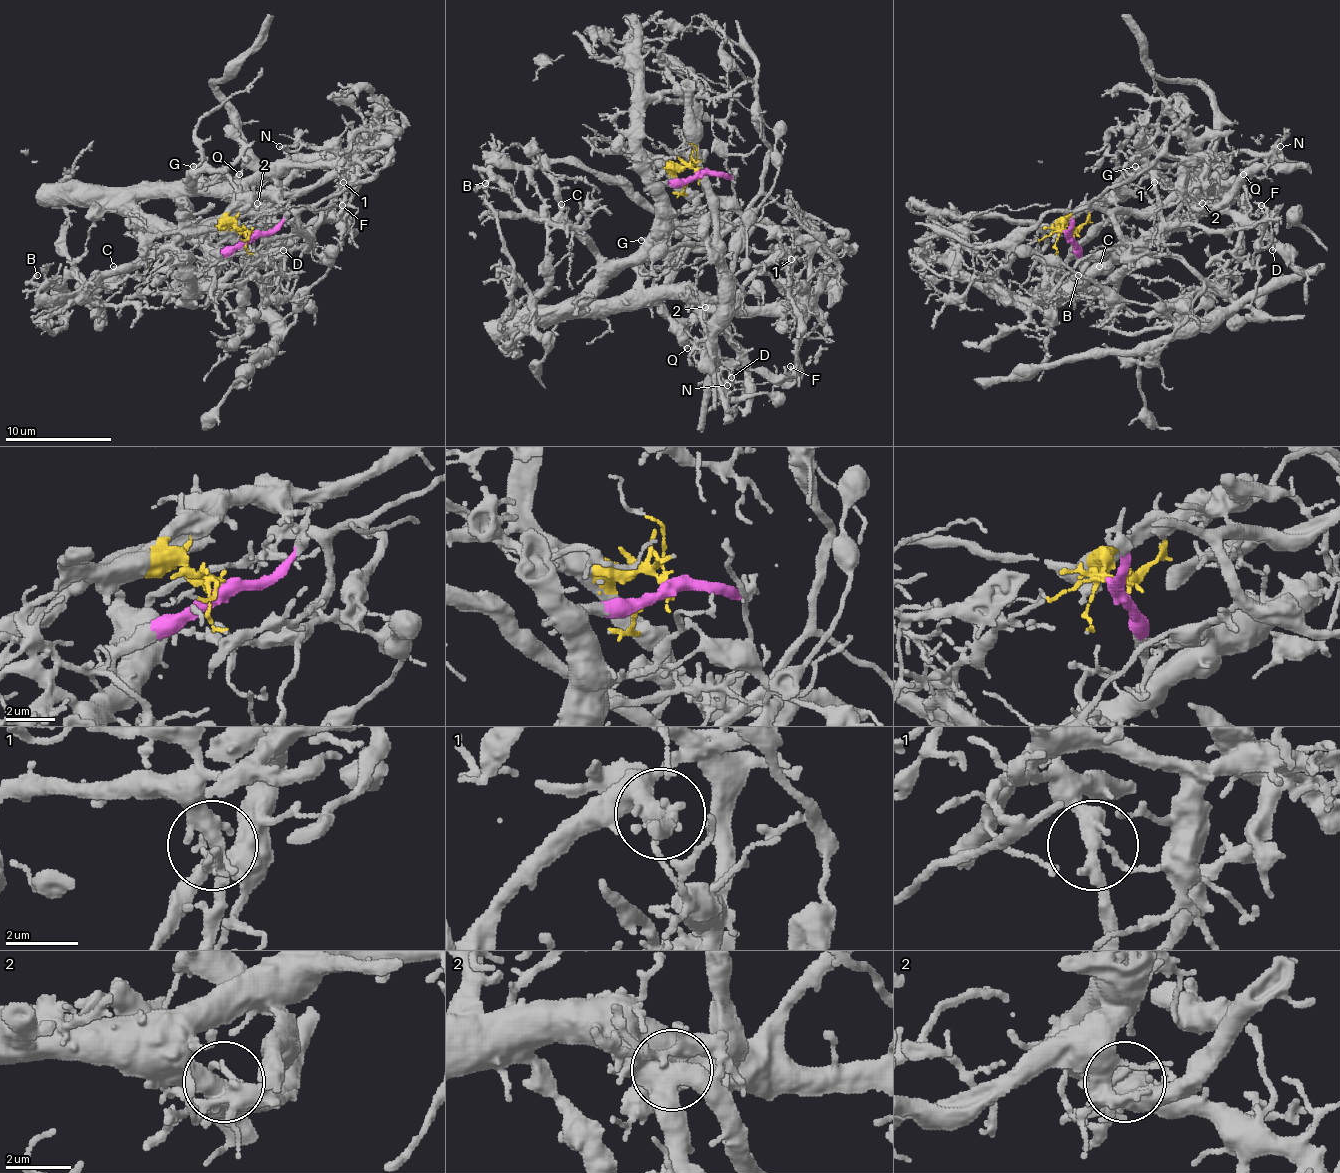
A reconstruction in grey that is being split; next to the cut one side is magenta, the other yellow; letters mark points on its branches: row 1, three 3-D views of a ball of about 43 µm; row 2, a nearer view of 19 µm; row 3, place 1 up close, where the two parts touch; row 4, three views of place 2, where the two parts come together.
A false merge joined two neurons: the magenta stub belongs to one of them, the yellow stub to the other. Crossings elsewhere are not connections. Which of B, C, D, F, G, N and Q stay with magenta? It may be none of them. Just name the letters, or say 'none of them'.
B, C, D, F, G, N, Q

